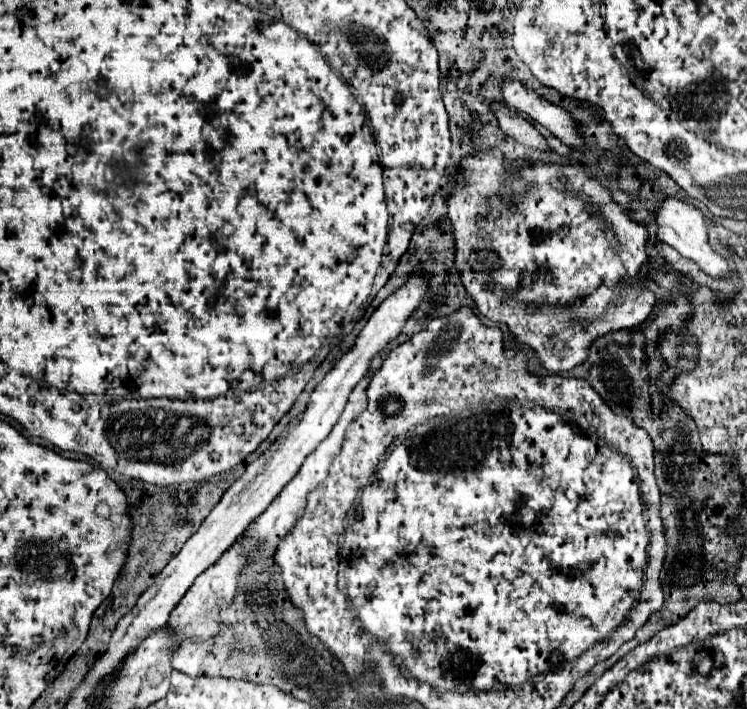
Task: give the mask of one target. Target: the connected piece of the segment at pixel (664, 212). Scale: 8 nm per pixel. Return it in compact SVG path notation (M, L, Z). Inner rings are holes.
M669 195L669 197L663 197L657 203L657 207L655 207L653 213L655 213L655 219L657 219L657 239L669 243L683 257L693 259L711 277L727 277L729 275L731 269L729 269L725 257L719 255L717 251L713 251L709 247L709 243L707 243L707 223L705 223L703 213L695 205L685 203L679 197Z

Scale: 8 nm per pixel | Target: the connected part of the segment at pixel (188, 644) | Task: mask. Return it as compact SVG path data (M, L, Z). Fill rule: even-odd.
M209 637L205 641L185 641L181 647L175 651L173 657L173 669L187 673L191 677L199 675L199 669L203 665L203 659L213 651L215 639Z

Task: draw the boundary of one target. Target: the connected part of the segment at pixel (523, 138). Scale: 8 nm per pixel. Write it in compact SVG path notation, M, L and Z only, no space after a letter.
M493 103L491 107L493 107L493 113L499 121L499 127L505 135L509 135L511 139L515 139L521 145L527 145L527 147L533 147L533 149L539 149L539 151L549 151L547 139L533 127L531 121L517 117L503 103Z

